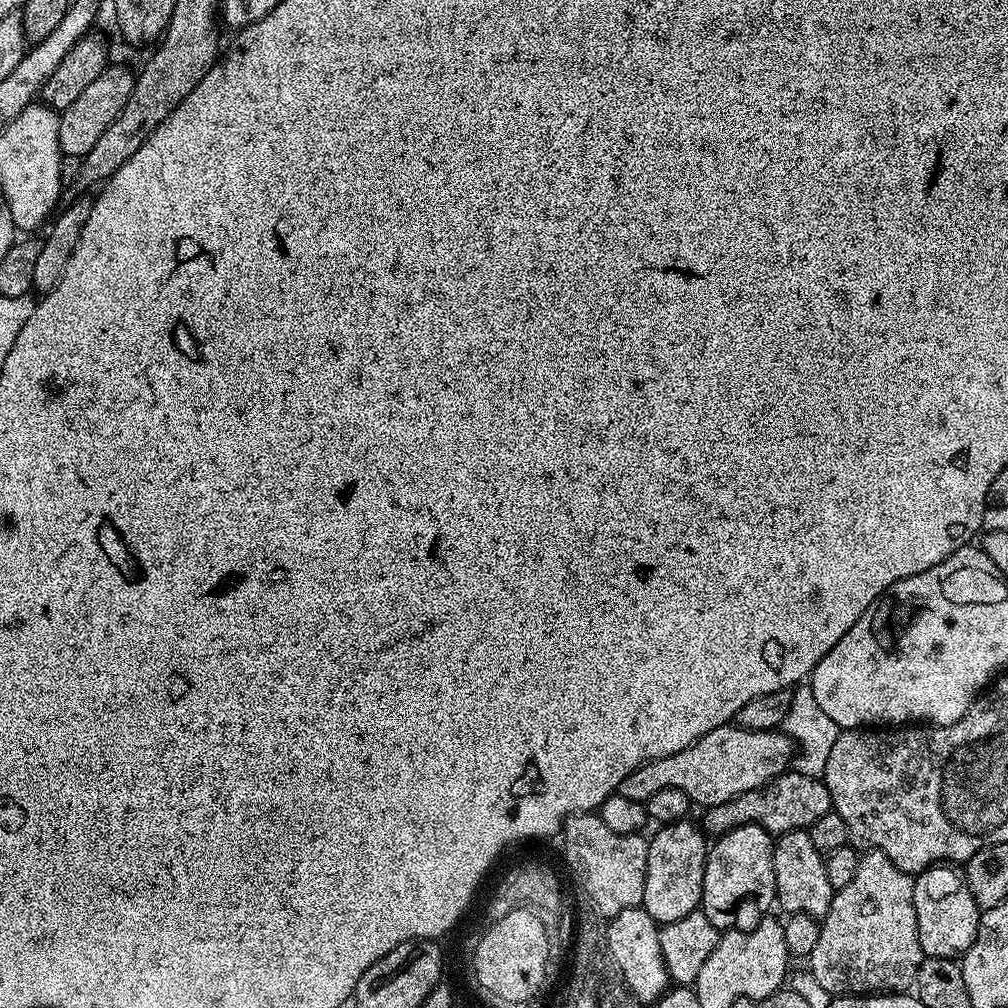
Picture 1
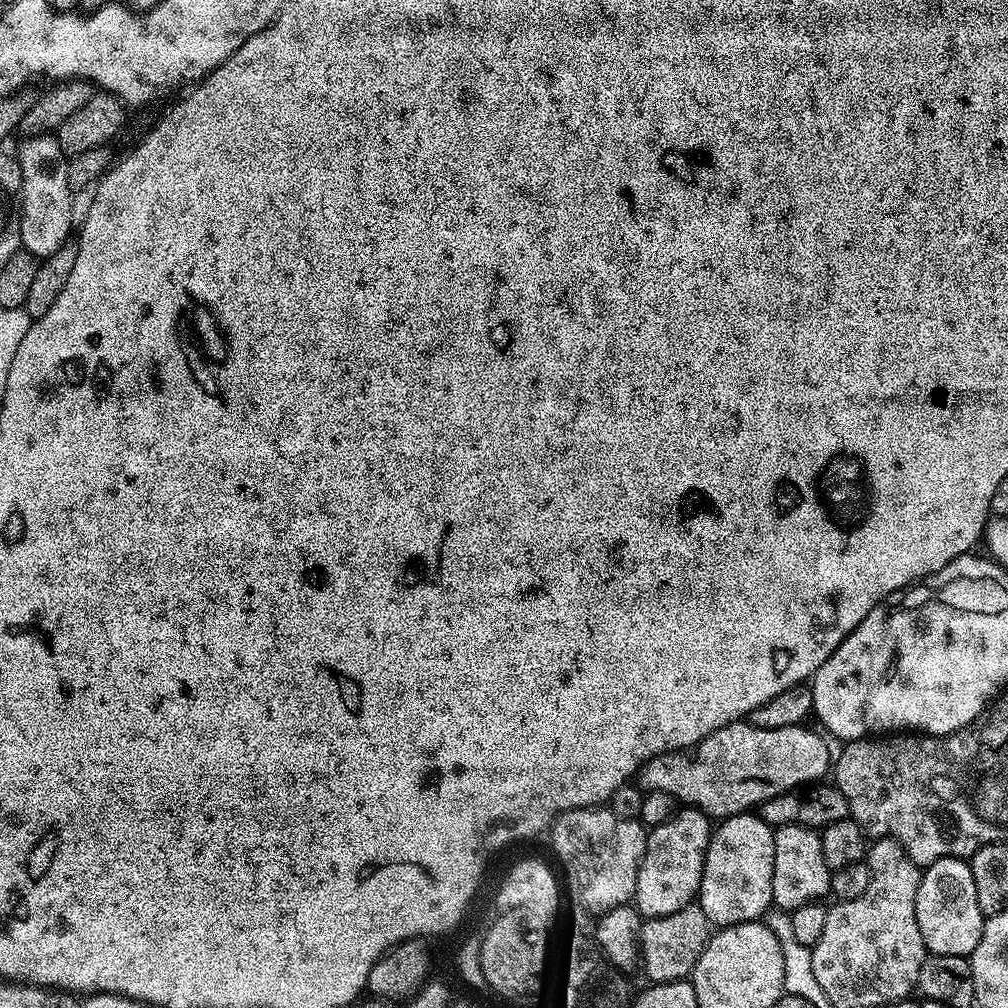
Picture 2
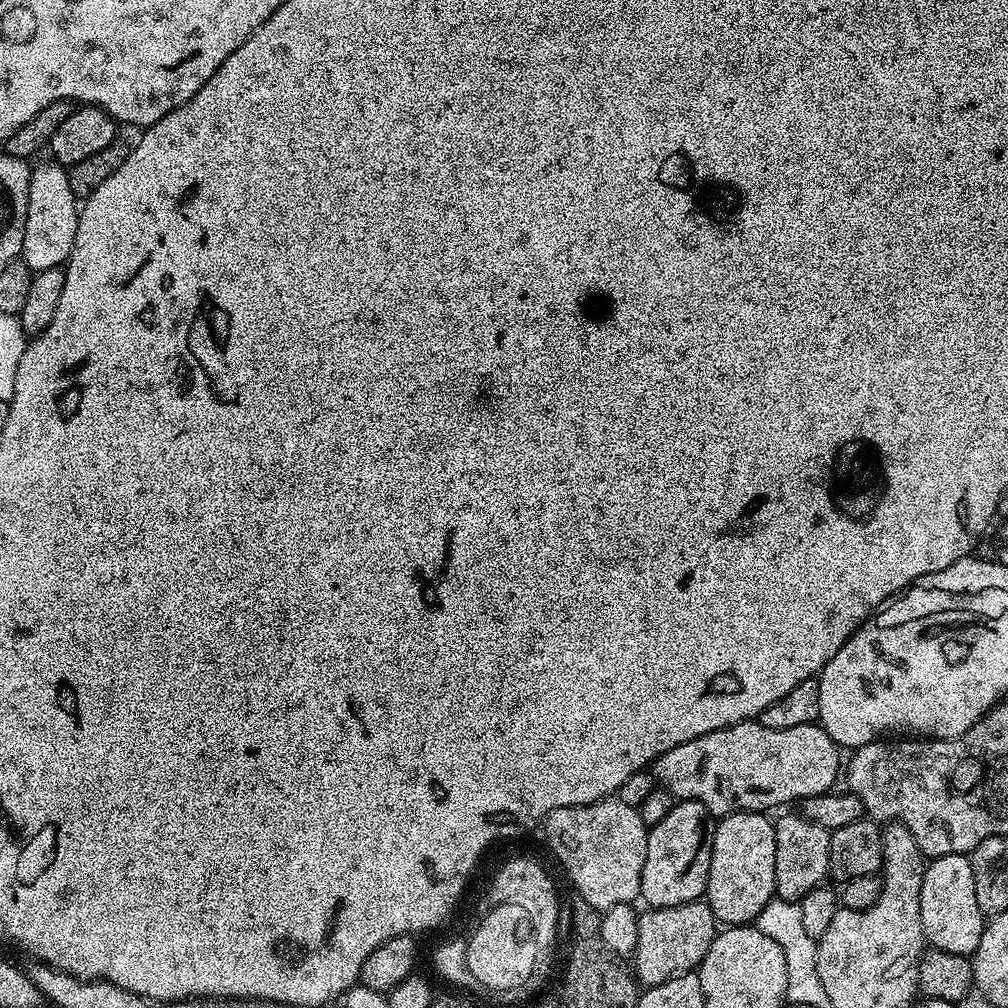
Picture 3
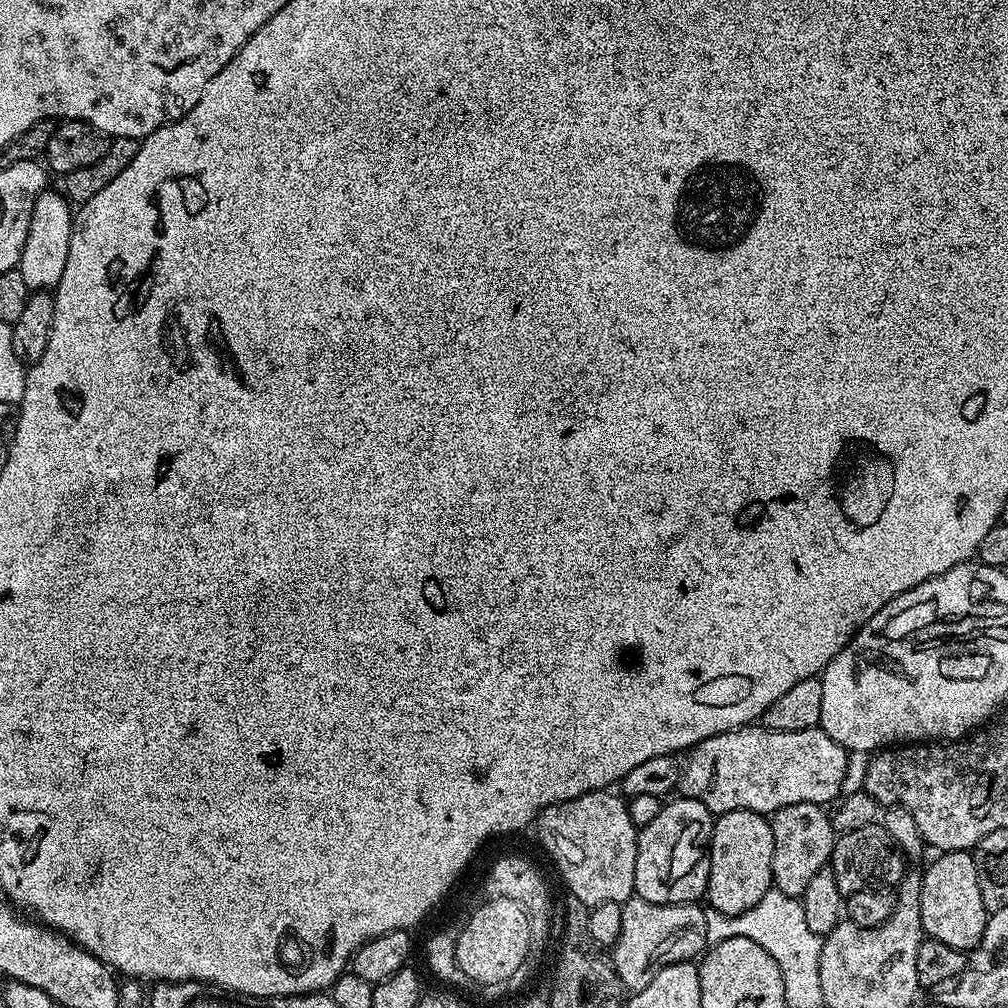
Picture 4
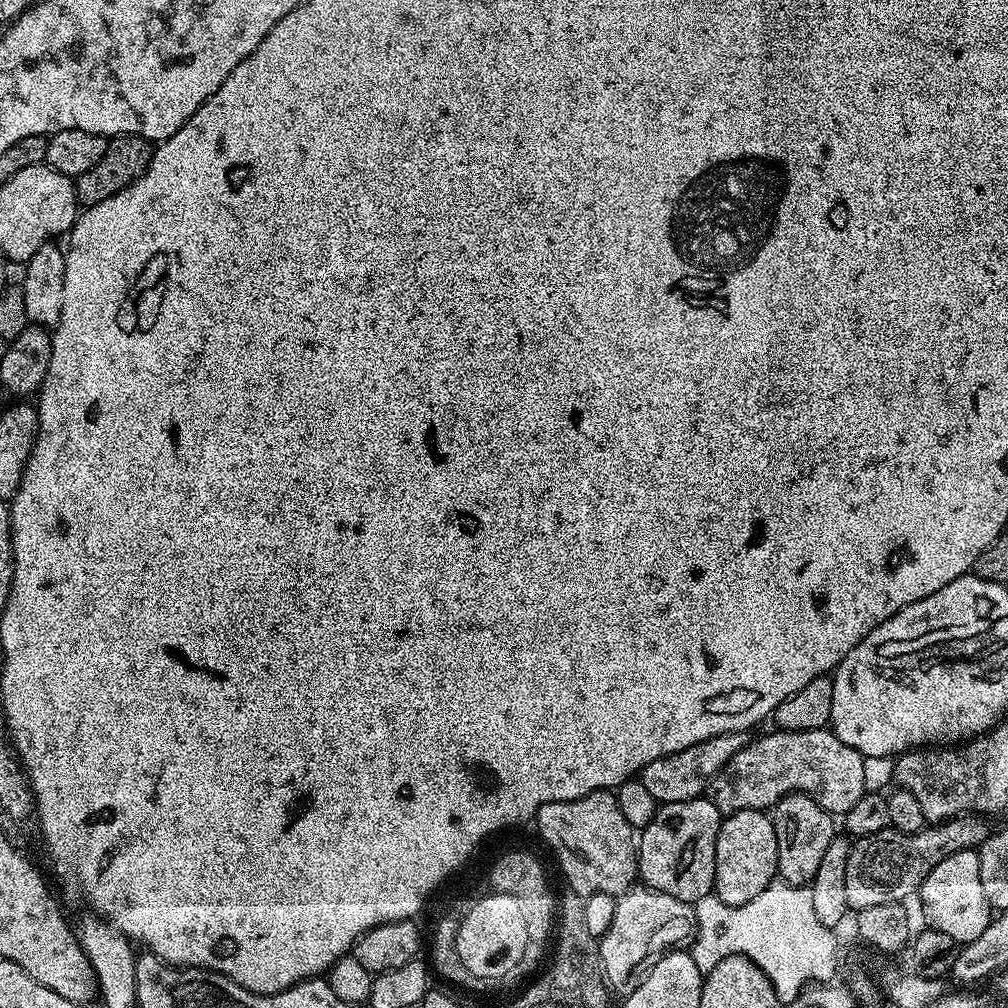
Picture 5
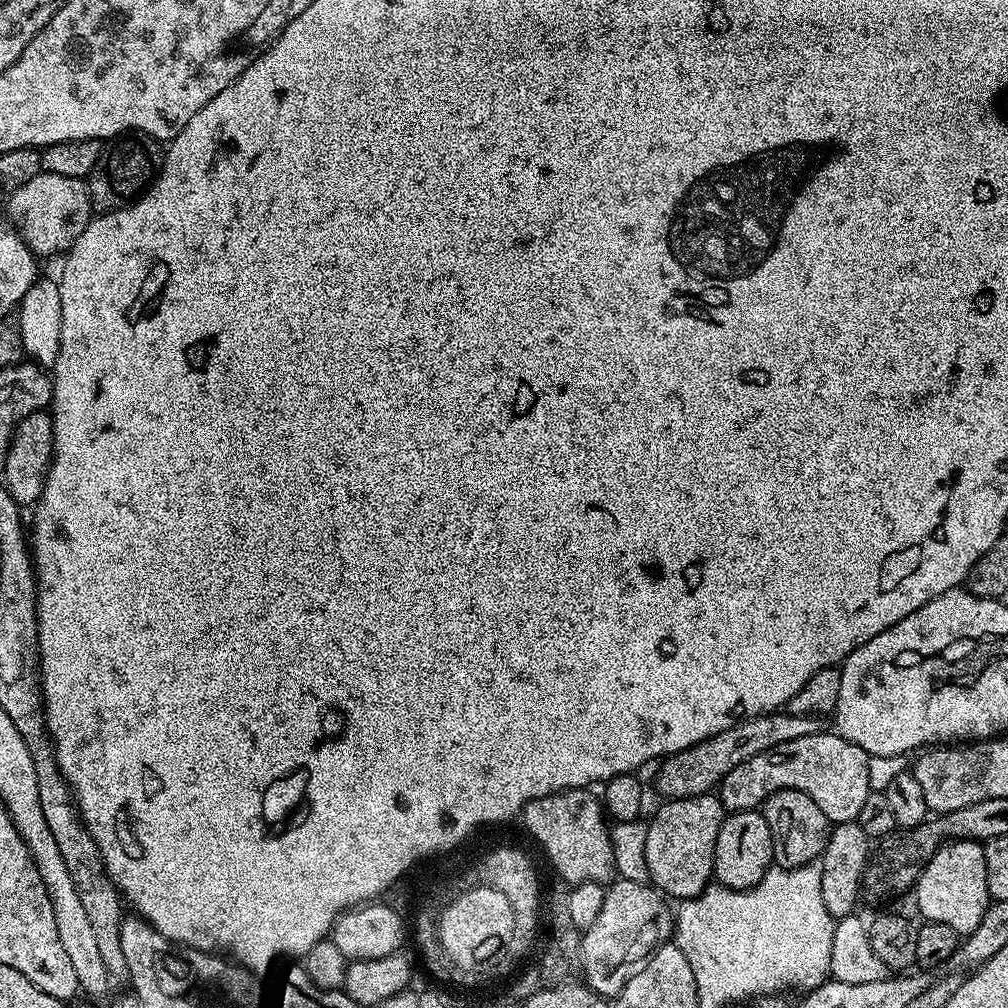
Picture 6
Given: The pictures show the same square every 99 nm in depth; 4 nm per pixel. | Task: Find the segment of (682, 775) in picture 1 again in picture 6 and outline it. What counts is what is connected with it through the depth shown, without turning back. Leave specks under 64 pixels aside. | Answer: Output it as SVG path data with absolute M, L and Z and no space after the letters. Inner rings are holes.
M821 730L810 734L806 738L794 738L794 742L786 742L777 748L766 750L762 754L754 754L742 766L734 766L730 774L726 774L724 779L718 785L718 795L720 803L724 805L729 813L733 812L751 812L759 809L768 797L773 796L778 790L802 790L810 798L814 798L818 810L826 814L826 818L833 825L842 822L856 821L858 810L862 810L862 805L866 798L873 792L870 782L870 757L862 746L854 746L846 738L842 738L835 731Z

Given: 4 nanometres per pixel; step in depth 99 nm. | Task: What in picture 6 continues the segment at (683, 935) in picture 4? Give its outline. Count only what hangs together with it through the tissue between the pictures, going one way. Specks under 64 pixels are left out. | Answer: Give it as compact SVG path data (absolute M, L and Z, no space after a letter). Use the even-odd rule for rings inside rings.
M616 878L607 885L606 888L606 902L602 902L602 910L598 913L598 919L594 922L594 926L583 929L580 938L580 963L582 965L582 976L583 983L587 984L588 987L594 989L599 996L605 998L615 998L619 996L620 991L626 986L626 982L630 982L630 978L634 978L634 974L638 974L638 970L642 970L645 960L660 947L661 944L665 943L673 935L674 932L674 912L670 907L668 909L669 901L665 899L663 895L651 883L641 882L639 880L626 880L623 878Z

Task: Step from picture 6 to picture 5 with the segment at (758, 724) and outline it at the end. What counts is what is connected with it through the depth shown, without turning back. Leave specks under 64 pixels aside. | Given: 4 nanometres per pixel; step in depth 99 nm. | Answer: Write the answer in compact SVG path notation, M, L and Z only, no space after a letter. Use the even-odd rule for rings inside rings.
M745 731L718 734L714 738L706 738L706 742L694 742L694 746L686 746L686 750L654 758L654 762L650 762L638 773L638 779L642 786L646 786L648 793L654 794L657 805L695 800L709 791L712 779L739 748L746 747L749 739L749 733Z

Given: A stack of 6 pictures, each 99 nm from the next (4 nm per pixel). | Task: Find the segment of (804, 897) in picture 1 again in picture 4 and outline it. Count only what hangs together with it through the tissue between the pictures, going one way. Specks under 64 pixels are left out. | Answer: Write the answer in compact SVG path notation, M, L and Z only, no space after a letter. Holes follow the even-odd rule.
M798 802L771 813L770 823L774 834L772 882L775 891L799 898L806 886L810 886L814 874L829 867L838 835L832 829L832 817L821 805Z

